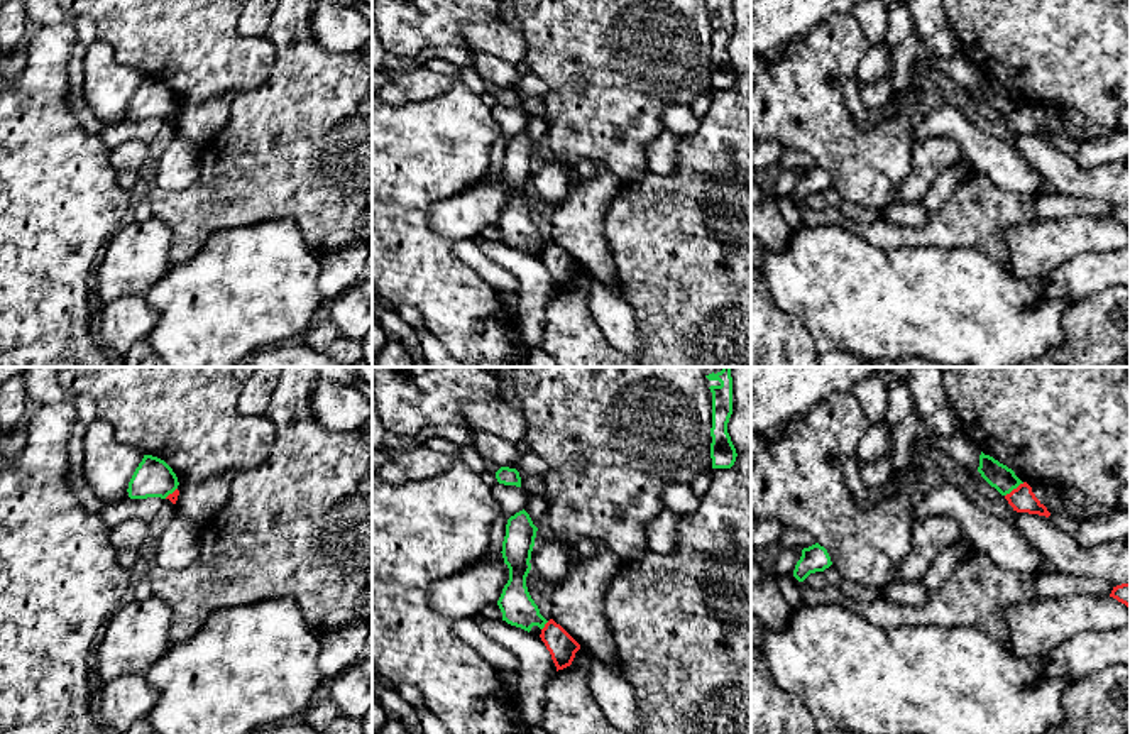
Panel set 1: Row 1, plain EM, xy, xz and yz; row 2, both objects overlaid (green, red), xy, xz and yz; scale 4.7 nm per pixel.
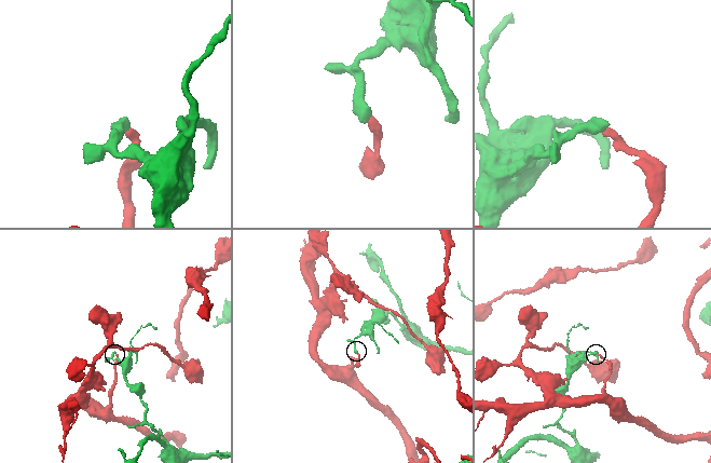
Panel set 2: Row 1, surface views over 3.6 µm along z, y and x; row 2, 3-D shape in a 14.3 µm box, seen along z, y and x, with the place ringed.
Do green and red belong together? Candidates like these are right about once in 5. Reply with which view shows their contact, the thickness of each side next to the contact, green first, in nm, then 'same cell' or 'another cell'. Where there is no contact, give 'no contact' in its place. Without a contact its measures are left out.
yz | 120/120 nm | another cell

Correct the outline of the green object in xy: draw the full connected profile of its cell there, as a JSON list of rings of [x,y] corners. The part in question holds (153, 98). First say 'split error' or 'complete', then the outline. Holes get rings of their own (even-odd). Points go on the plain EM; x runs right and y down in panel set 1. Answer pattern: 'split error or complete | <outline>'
complete | [[[144,76],[129,103],[130,120],[161,118],[166,120],[178,110],[179,103],[173,90],[161,79]]]

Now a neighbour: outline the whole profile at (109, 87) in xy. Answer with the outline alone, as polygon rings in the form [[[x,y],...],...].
[[[95,41],[85,54],[85,98],[103,123],[129,118],[129,103],[144,74],[115,61],[108,44]]]

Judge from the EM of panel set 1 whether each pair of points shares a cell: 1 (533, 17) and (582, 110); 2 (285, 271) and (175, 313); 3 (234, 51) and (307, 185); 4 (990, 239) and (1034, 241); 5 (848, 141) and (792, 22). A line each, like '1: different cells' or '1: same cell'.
1: same cell
2: same cell
3: different cells
4: different cells
5: different cells

